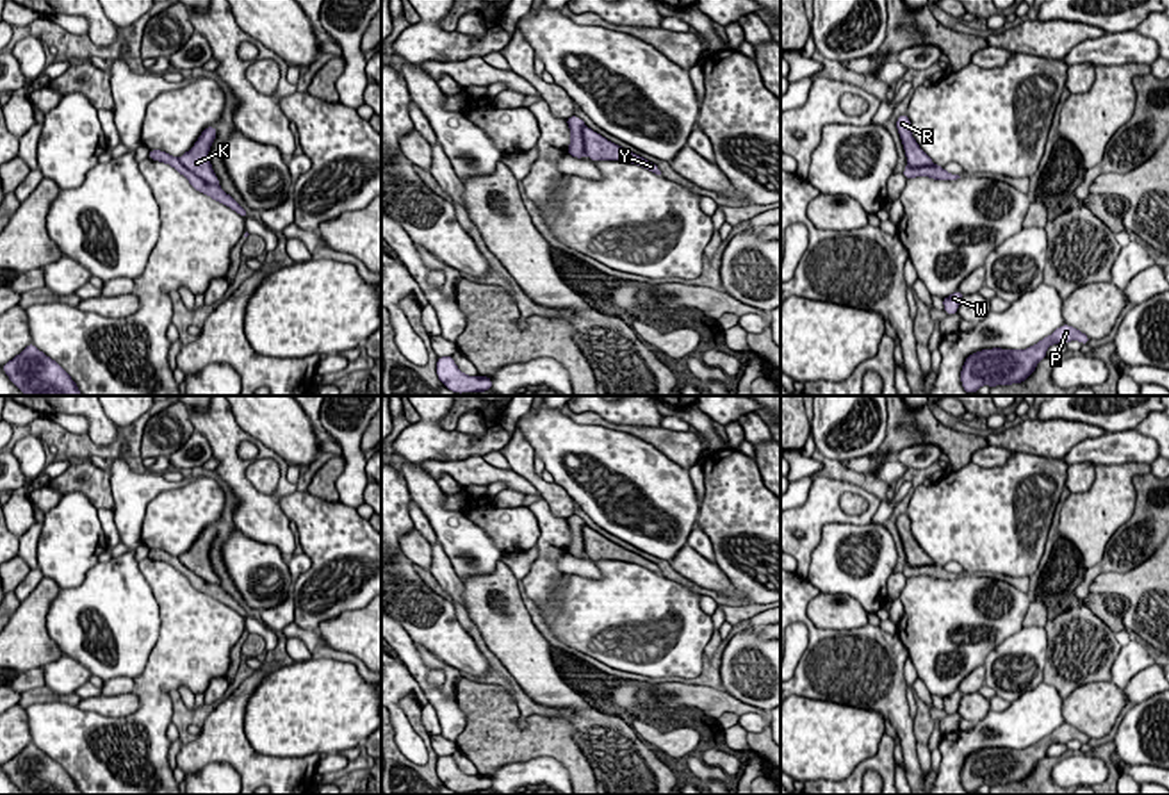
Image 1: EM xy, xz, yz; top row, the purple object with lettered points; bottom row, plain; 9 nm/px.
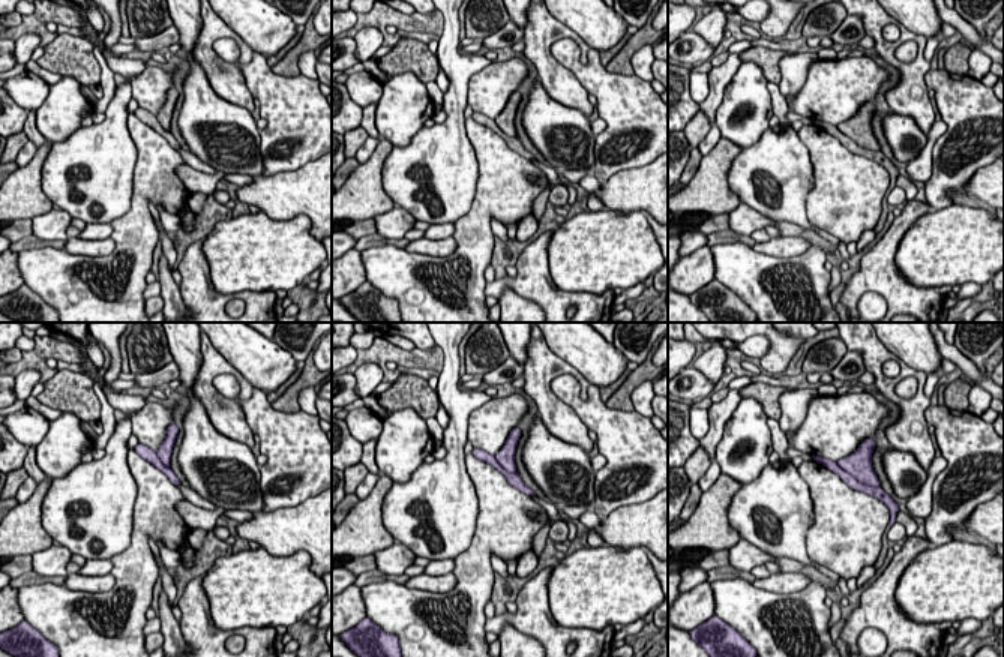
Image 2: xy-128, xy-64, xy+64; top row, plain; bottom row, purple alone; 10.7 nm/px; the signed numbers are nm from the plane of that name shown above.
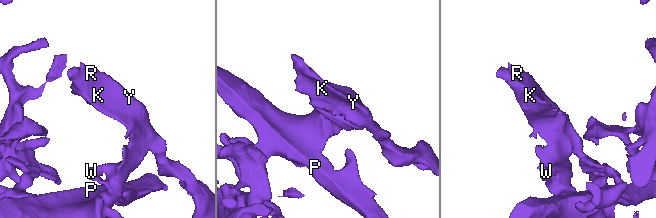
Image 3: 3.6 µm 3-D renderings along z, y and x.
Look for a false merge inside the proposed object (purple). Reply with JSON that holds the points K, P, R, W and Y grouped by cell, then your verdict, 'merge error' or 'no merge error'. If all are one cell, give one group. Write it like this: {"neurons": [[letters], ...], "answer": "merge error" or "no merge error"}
{"neurons": [["K", "P", "R", "W", "Y"]], "answer": "no merge error"}

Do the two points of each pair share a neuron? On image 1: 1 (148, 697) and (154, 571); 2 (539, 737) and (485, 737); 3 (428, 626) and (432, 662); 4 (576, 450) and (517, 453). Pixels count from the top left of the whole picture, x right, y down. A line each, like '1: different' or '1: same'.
1: same
2: same
3: different
4: different

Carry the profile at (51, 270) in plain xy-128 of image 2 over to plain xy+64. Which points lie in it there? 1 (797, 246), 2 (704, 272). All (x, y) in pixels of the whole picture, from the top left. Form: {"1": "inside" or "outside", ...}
{"1": "outside", "2": "outside"}

